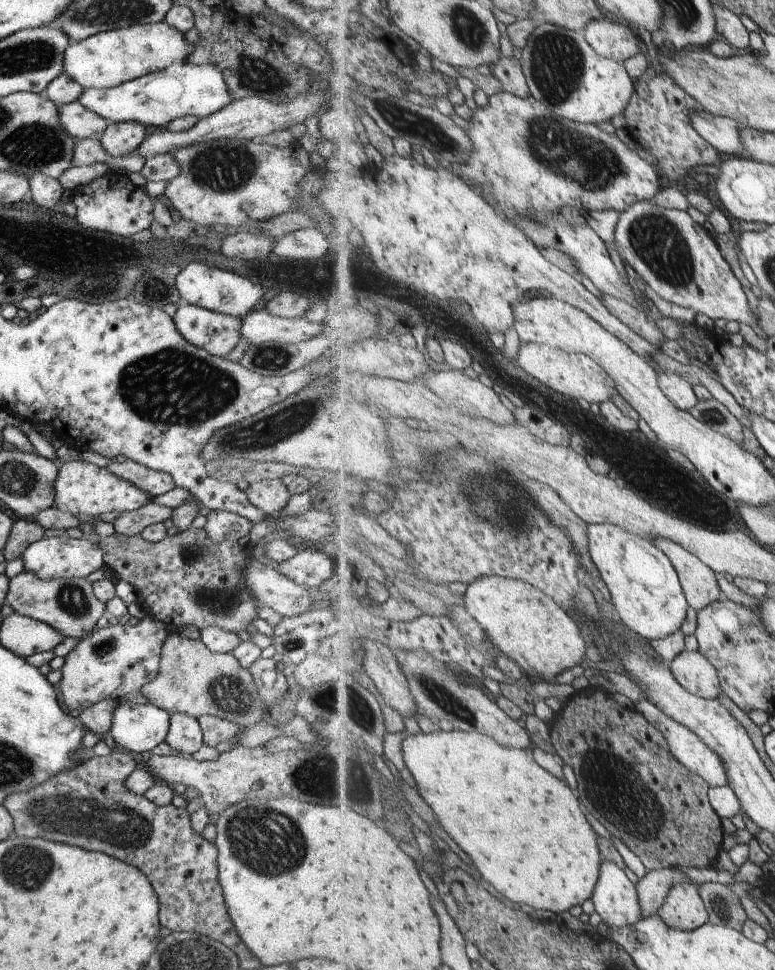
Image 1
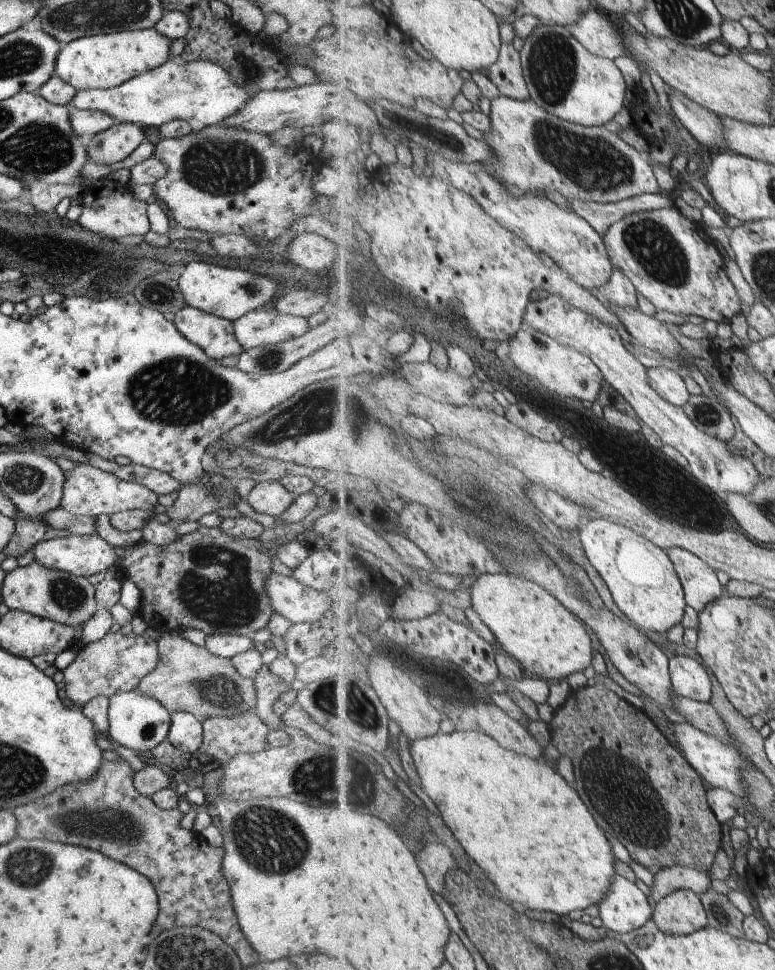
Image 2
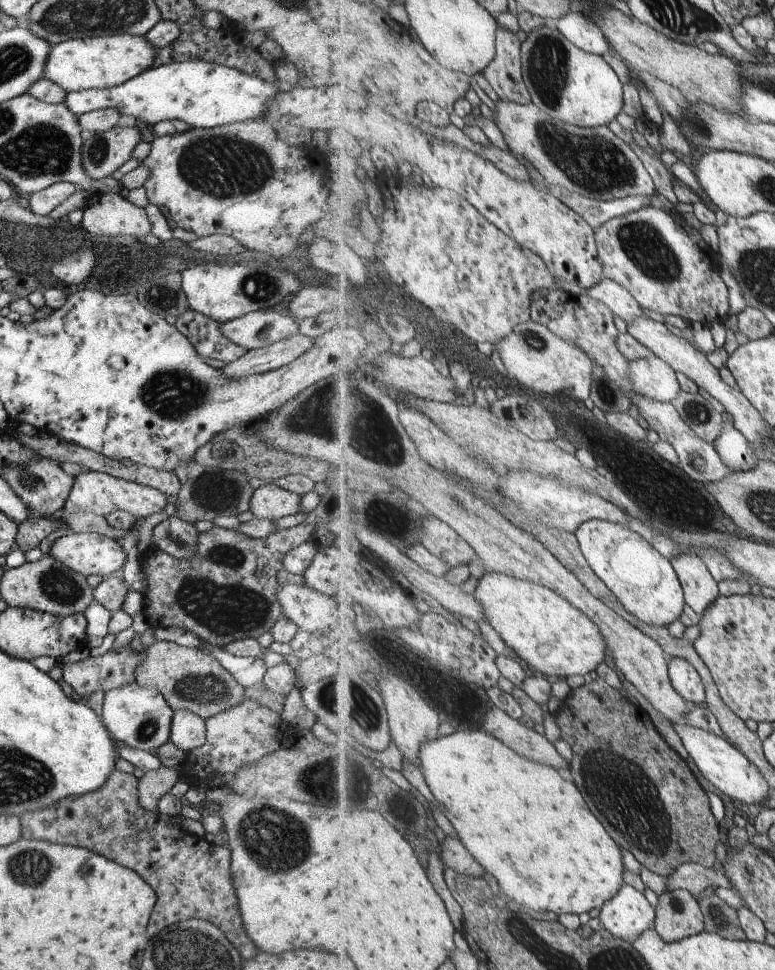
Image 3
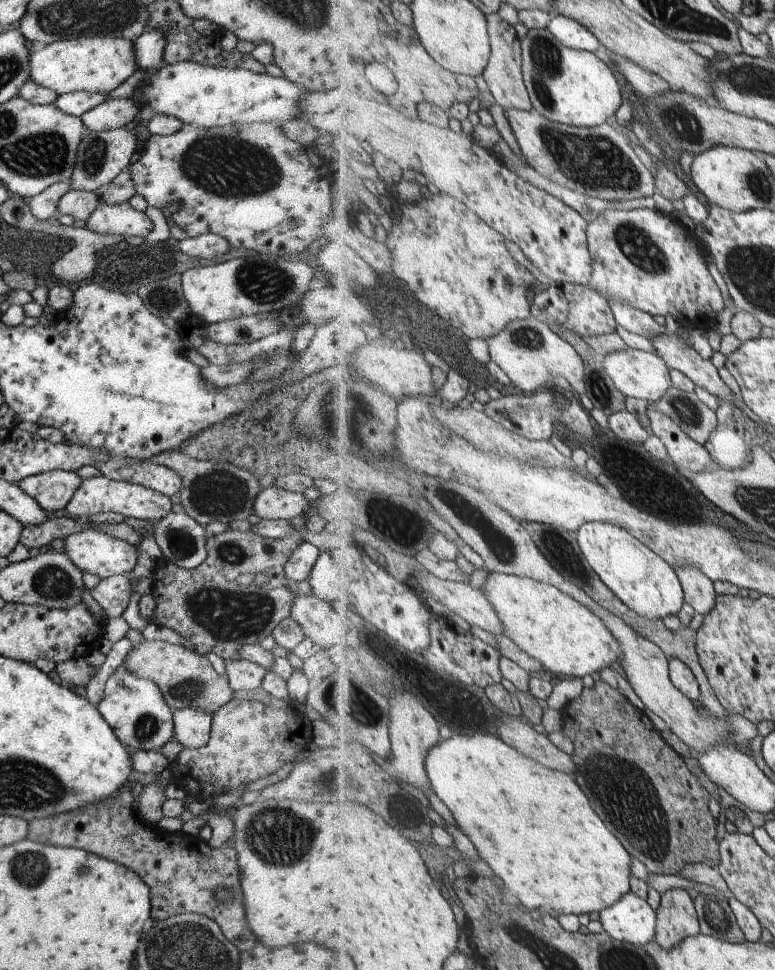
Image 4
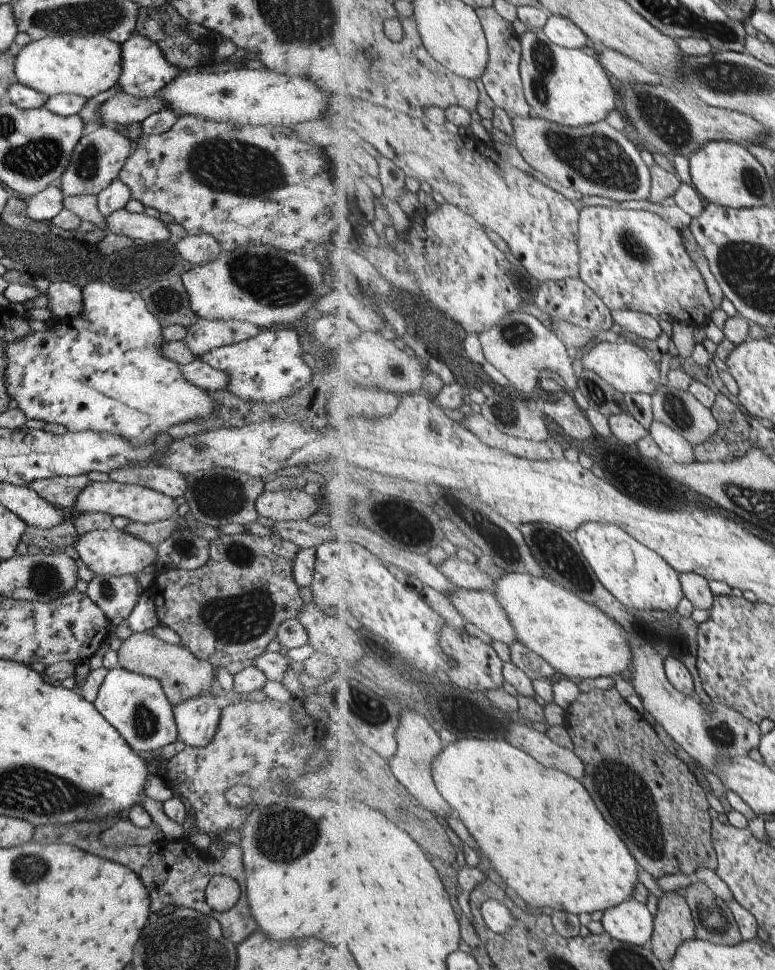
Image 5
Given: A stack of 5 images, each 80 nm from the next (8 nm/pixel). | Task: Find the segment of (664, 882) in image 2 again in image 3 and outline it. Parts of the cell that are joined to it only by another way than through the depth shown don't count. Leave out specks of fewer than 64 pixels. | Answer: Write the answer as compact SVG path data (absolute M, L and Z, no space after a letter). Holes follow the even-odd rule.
M690 862L678 866L673 874L665 877L667 891L687 889L693 894L701 894L711 886L733 888L732 880L724 870L713 870L712 867L701 866L701 863Z

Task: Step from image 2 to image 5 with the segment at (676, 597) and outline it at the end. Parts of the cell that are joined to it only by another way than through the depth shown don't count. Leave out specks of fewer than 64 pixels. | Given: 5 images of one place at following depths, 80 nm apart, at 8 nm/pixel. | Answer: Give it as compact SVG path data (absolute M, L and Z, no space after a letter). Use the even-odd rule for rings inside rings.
M585 522L574 535L590 567L607 590L626 607L645 611L666 610L669 614L677 612L685 597L680 573L657 551L651 550L618 525L609 523Z

